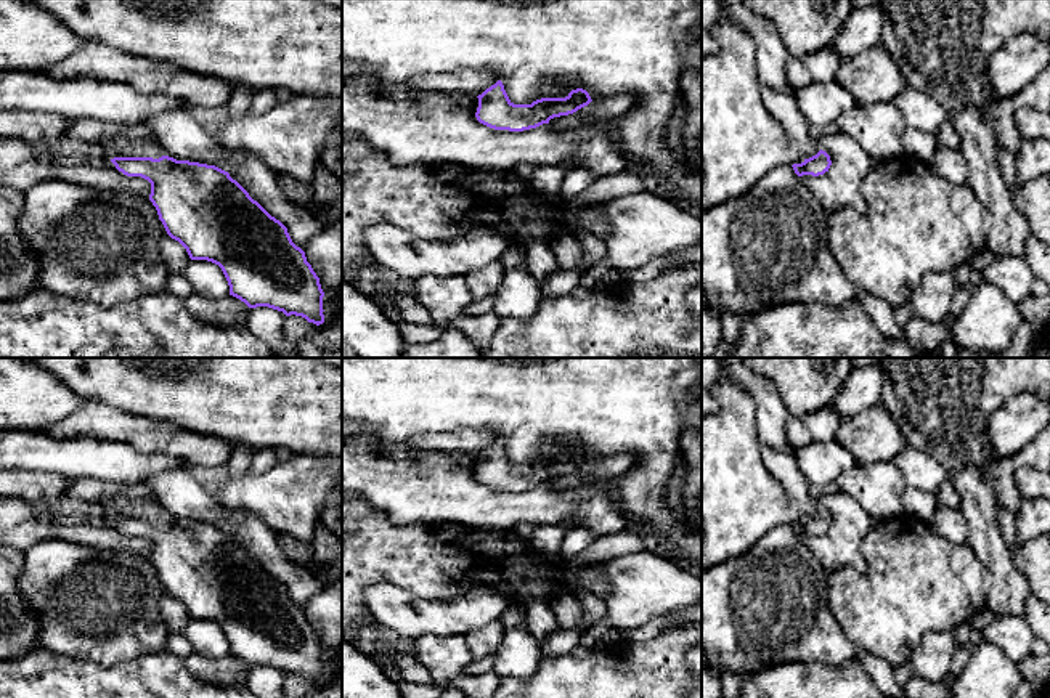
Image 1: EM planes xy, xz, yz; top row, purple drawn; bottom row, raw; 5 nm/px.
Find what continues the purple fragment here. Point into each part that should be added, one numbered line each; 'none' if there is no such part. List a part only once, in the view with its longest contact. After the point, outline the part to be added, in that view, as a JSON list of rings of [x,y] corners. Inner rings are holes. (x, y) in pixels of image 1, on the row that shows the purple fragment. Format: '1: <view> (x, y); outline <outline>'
1: xy (119, 146); outline [[[125,136],[100,140],[109,159],[114,157],[149,157],[153,154],[164,154],[156,140],[130,140]]]

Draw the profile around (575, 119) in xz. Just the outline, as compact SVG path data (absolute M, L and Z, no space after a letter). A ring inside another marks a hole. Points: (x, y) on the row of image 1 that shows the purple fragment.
M620 93L605 99L592 99L588 106L578 109L573 114L554 117L549 124L567 127L594 127L600 124L610 124L620 119L633 106L629 95Z

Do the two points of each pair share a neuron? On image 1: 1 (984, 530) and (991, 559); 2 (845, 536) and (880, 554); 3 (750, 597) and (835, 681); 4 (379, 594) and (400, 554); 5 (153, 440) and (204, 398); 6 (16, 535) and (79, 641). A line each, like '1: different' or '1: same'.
1: same
2: different
3: different
4: different
5: different
6: different

